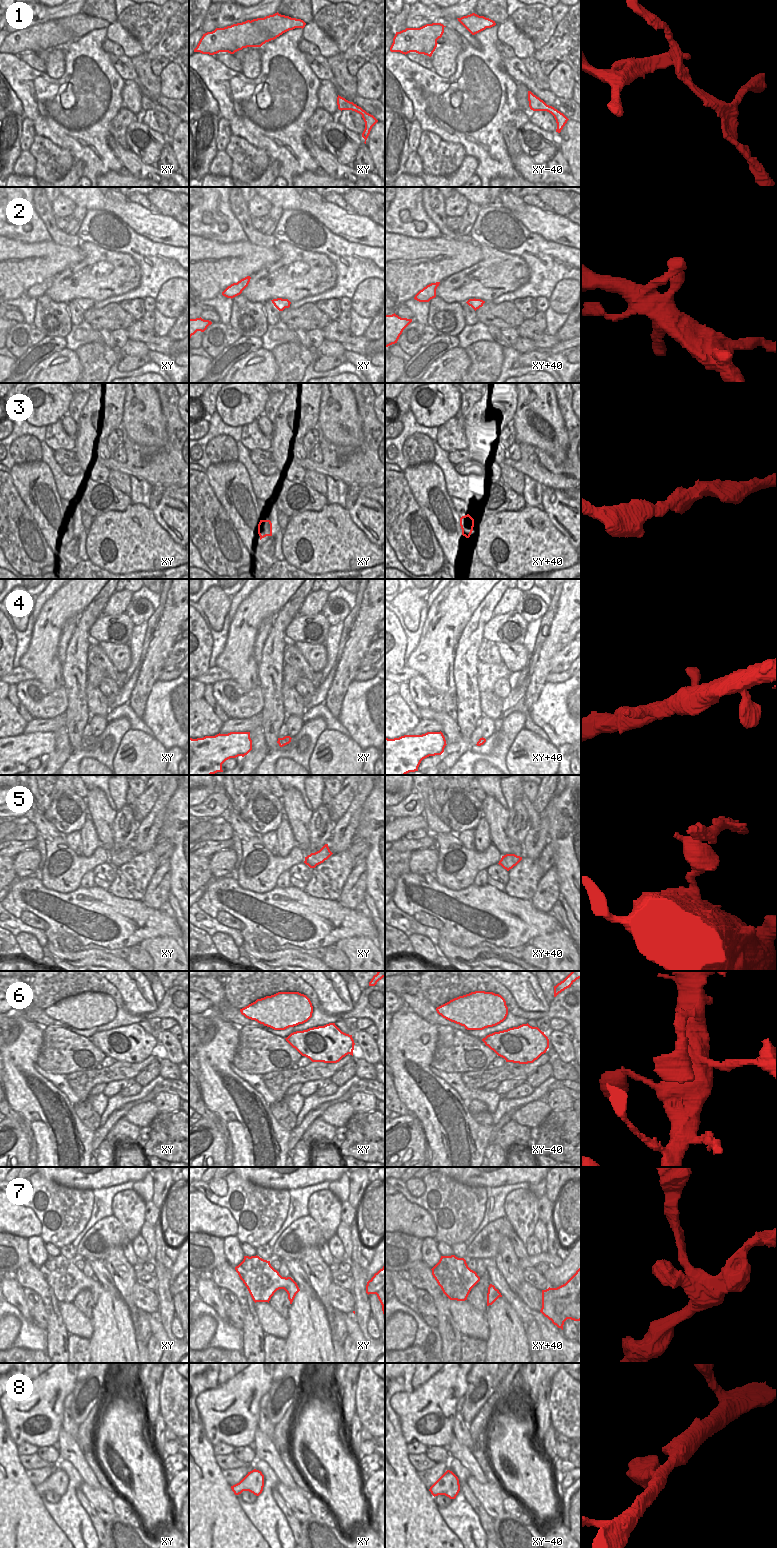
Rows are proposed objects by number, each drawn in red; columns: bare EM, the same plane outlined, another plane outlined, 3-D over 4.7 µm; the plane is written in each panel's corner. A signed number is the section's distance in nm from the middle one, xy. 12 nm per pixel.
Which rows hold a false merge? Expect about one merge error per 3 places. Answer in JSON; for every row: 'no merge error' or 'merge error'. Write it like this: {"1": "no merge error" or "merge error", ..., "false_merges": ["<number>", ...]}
{"1": "merge error", "2": "no merge error", "3": "no merge error", "4": "merge error", "5": "merge error", "6": "no merge error", "7": "no merge error", "8": "no merge error", "false_merges": ["1", "4", "5"]}

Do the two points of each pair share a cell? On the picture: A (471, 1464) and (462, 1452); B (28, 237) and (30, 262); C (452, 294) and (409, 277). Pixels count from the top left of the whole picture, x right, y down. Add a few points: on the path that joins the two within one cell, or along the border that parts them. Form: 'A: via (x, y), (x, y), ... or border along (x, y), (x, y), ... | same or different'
A: via (469, 1461), (464, 1455) | same
B: border along (10, 238), (30, 243), (48, 242), (51, 240) | different
C: border along (461, 271), (449, 275), (440, 282) | different

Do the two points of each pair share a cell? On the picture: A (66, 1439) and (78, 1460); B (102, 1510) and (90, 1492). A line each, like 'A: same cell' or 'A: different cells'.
A: same cell
B: same cell

